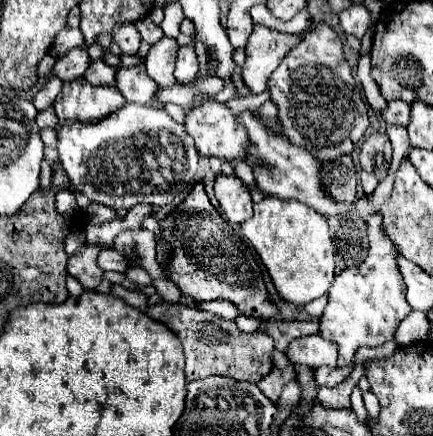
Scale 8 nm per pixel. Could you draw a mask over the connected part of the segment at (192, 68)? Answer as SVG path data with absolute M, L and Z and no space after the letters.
M181 47L177 53L177 67L175 67L175 79L181 85L191 85L195 75L199 71L199 61L193 47Z

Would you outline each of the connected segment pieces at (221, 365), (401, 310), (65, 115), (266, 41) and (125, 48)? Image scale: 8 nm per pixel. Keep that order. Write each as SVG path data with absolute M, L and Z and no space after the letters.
M161 303L161 305L149 307L145 313L151 319L167 325L181 339L183 349L185 349L185 361L187 361L185 375L187 375L189 383L195 379L205 379L209 375L227 375L227 377L235 377L239 381L259 383L273 369L275 343L269 333L263 333L263 331L243 333L231 321L225 323L227 329L211 329L211 327L219 327L219 323L221 323L219 317L215 317L207 311L187 309L181 303Z
M381 213L371 215L367 221L369 235L369 255L359 267L347 267L339 273L327 291L329 303L325 313L321 315L321 335L339 345L339 361L337 365L349 365L353 353L359 347L377 347L385 341L393 339L399 323L411 313L411 307L405 301L405 283L395 263L397 247L395 243L383 235L381 231L383 217Z
M75 79L63 83L53 109L59 117L59 125L71 125L71 121L101 121L107 113L113 113L125 105L117 87L95 87L87 79Z
M253 25L245 47L245 67L243 67L243 81L253 93L263 93L267 89L267 81L271 73L279 67L283 55L293 49L305 33L289 35L269 29L265 25Z
M123 23L113 29L113 41L121 47L123 53L135 55L139 49L139 43L141 43L141 35L133 23Z

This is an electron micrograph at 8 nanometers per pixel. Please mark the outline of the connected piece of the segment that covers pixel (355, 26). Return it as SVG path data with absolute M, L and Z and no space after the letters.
M353 3L351 7L347 7L341 15L341 27L345 33L355 35L357 39L361 39L371 27L373 27L373 17L371 11L363 5L363 3Z

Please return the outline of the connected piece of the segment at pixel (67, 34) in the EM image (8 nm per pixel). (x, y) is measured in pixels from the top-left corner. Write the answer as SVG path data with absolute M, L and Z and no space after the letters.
M65 27L57 39L55 39L55 45L53 45L53 53L55 55L63 55L65 51L71 51L73 47L81 47L85 41L83 41L83 35L79 29L71 29L71 27Z

